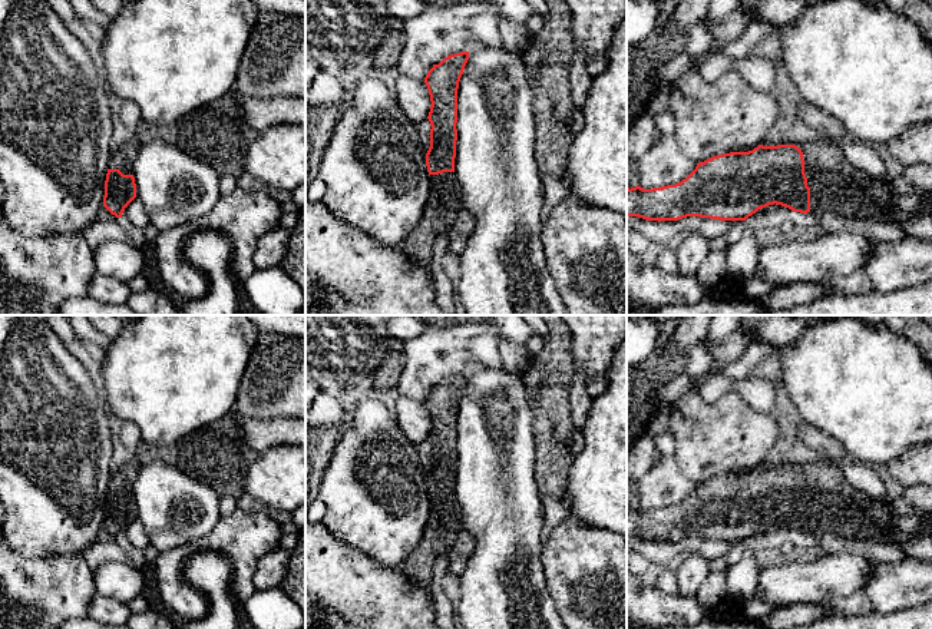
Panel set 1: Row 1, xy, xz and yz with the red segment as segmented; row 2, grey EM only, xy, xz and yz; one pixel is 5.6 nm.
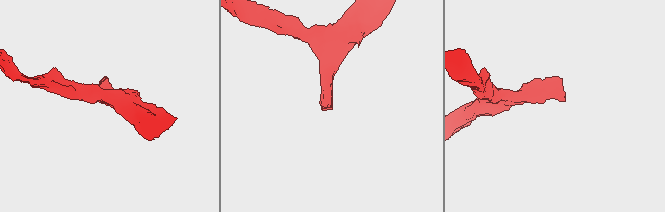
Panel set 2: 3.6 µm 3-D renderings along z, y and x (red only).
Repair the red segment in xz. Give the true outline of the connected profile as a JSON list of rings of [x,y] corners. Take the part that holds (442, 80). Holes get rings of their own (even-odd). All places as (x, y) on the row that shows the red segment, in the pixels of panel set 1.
[[[469,52],[444,57],[427,72],[424,83],[430,95],[430,148],[426,166],[430,193],[417,226],[399,246],[410,262],[430,272],[434,239],[452,229],[460,209],[460,186],[455,175],[457,140],[457,89]]]

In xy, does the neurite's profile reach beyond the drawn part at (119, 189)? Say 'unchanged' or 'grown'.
grown

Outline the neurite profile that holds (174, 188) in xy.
[[[163,140],[141,145],[133,162],[133,178],[136,198],[142,202],[151,224],[159,232],[202,218],[221,196],[219,173],[211,165],[186,155]]]

